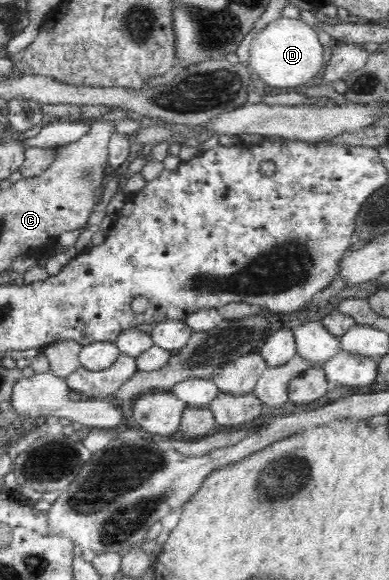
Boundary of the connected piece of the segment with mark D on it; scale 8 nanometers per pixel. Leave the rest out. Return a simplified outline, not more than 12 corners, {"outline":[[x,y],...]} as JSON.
{"outline":[[281,16],[256,31],[248,63],[300,89],[323,67],[319,32]]}

